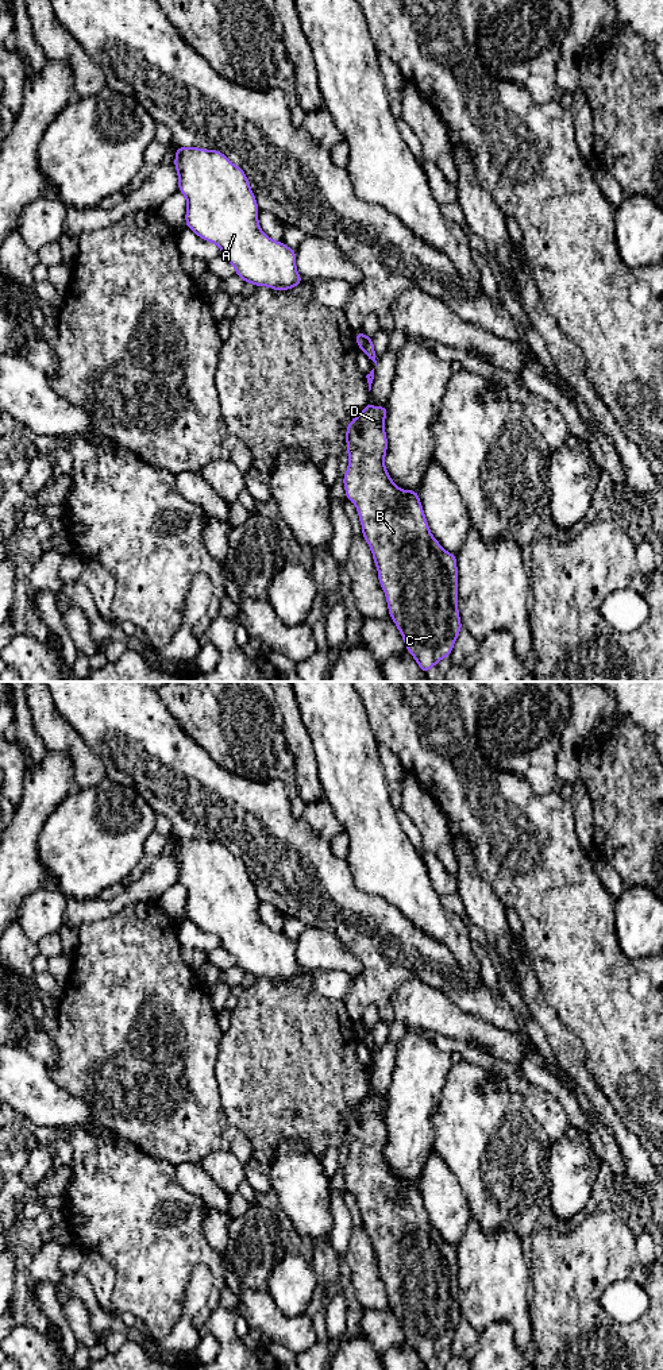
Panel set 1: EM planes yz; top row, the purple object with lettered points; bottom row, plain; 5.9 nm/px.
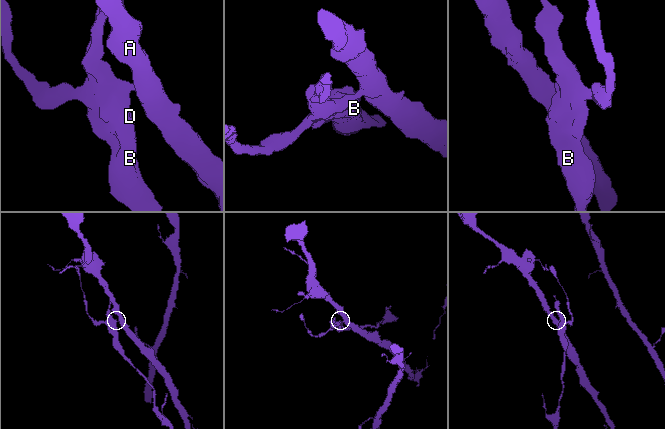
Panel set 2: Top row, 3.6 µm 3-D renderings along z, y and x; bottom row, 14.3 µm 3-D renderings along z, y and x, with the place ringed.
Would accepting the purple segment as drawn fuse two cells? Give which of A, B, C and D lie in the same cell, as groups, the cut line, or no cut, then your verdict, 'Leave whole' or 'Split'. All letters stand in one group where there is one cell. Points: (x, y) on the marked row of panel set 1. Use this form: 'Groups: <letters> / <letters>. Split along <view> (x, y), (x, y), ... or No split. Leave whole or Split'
Groups: A / B C D. Split along yz (359, 332), (363, 336), (361, 347). Split

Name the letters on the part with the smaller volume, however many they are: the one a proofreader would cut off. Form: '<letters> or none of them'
B, C, D

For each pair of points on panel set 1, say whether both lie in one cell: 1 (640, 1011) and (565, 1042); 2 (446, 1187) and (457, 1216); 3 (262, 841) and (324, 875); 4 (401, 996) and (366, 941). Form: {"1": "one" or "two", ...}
{"1": "two", "2": "one", "3": "one", "4": "two"}

